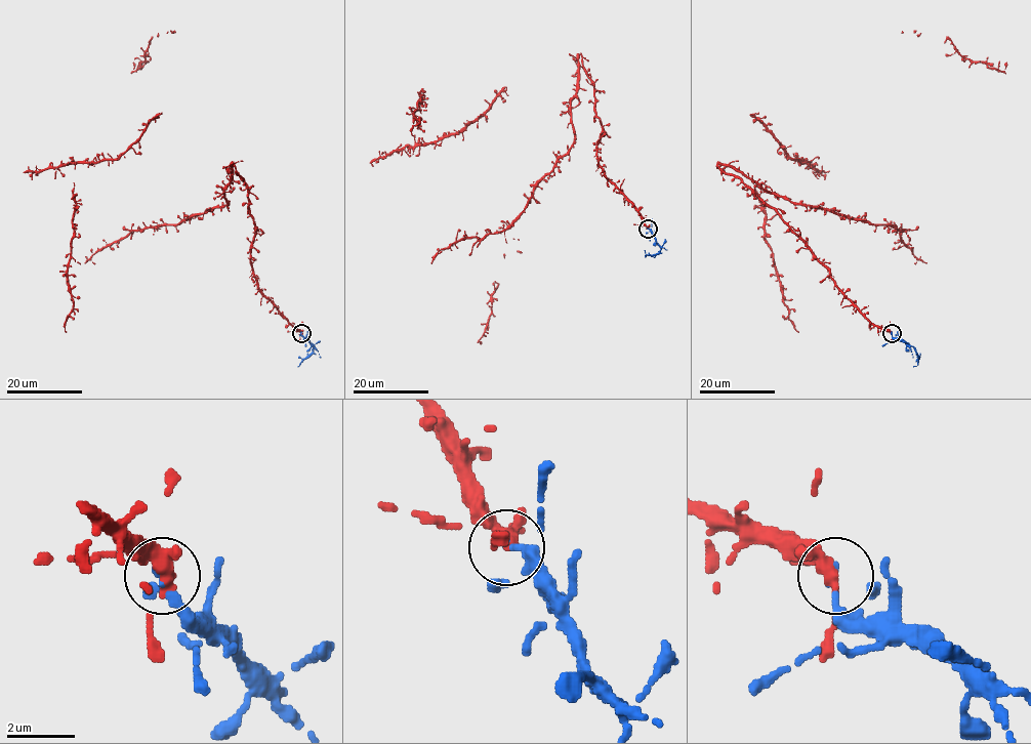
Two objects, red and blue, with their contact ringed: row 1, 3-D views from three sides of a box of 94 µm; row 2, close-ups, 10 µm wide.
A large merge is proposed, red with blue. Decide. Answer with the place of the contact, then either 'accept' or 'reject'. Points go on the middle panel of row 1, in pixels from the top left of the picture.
at (648, 229); accept

